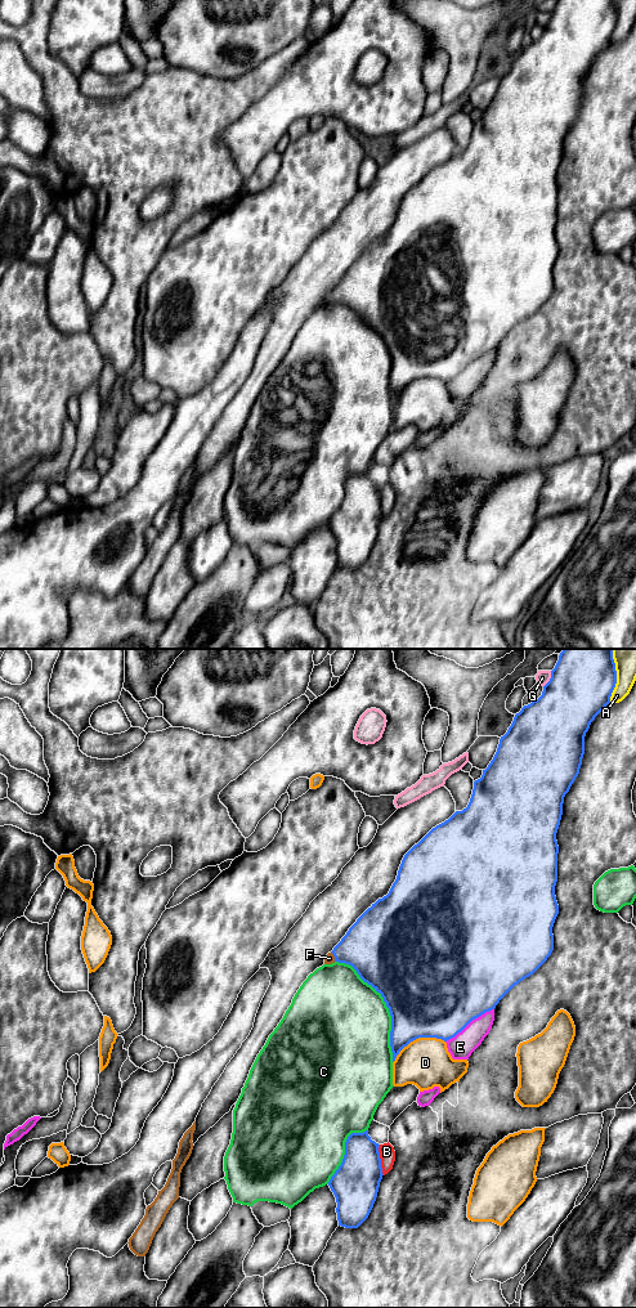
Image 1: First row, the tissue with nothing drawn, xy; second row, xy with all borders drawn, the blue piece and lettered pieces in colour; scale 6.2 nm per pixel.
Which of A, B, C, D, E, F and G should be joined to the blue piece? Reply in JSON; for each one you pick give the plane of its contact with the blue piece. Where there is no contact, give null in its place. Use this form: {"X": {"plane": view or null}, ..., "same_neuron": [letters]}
{"F": {"plane": "xy"}, "same_neuron": ["F"]}

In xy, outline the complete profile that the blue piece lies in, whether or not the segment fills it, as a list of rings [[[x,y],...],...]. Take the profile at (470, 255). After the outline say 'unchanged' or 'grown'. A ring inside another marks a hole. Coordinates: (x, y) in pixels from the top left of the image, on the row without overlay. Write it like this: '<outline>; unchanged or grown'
[[[559,0],[551,12],[550,22],[542,36],[524,46],[515,55],[507,73],[501,77],[497,93],[480,120],[474,122],[470,143],[448,161],[433,169],[403,198],[395,223],[389,234],[379,239],[349,269],[341,282],[327,295],[324,305],[335,303],[351,306],[359,318],[381,335],[391,357],[390,388],[393,403],[399,393],[418,378],[436,378],[444,382],[454,378],[472,360],[496,349],[500,341],[520,322],[533,315],[554,291],[552,268],[559,255],[555,237],[557,223],[559,187],[556,174],[563,156],[564,138],[579,115],[585,95],[585,77],[595,58],[610,44],[617,24],[614,0]]]; grown

